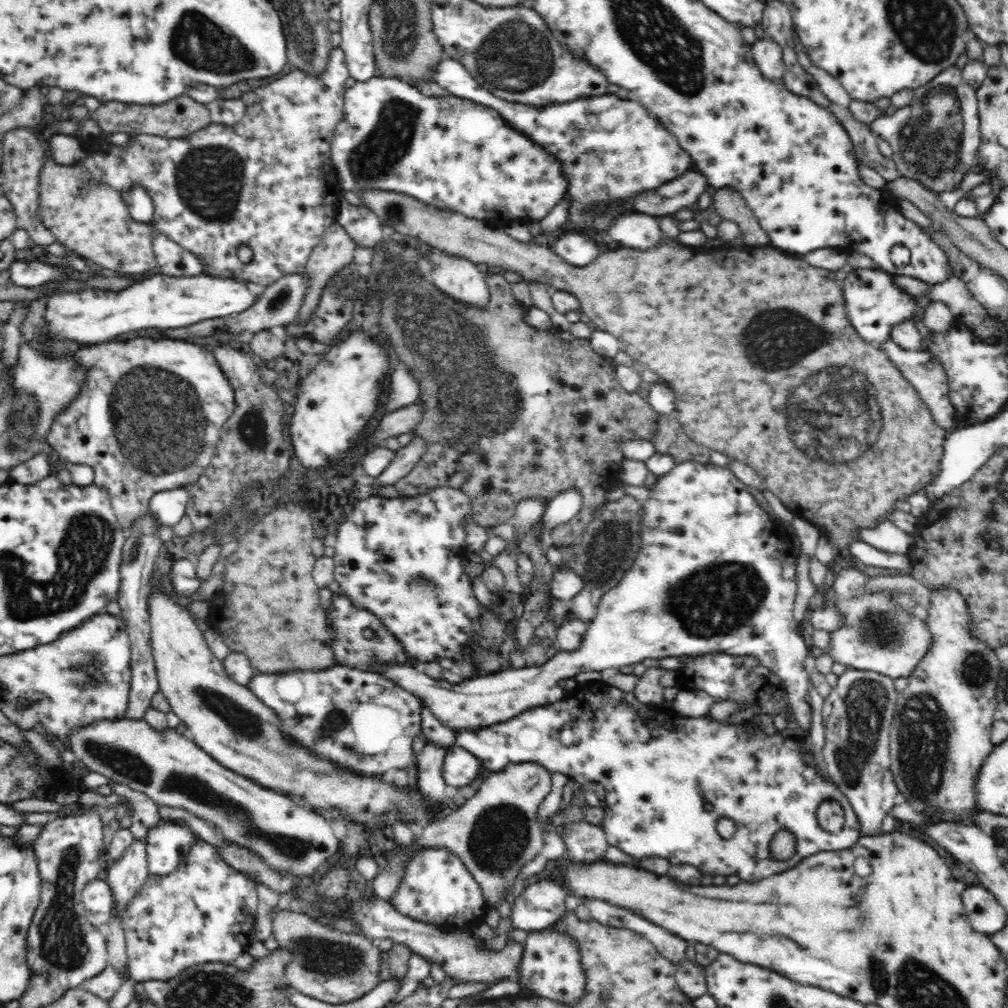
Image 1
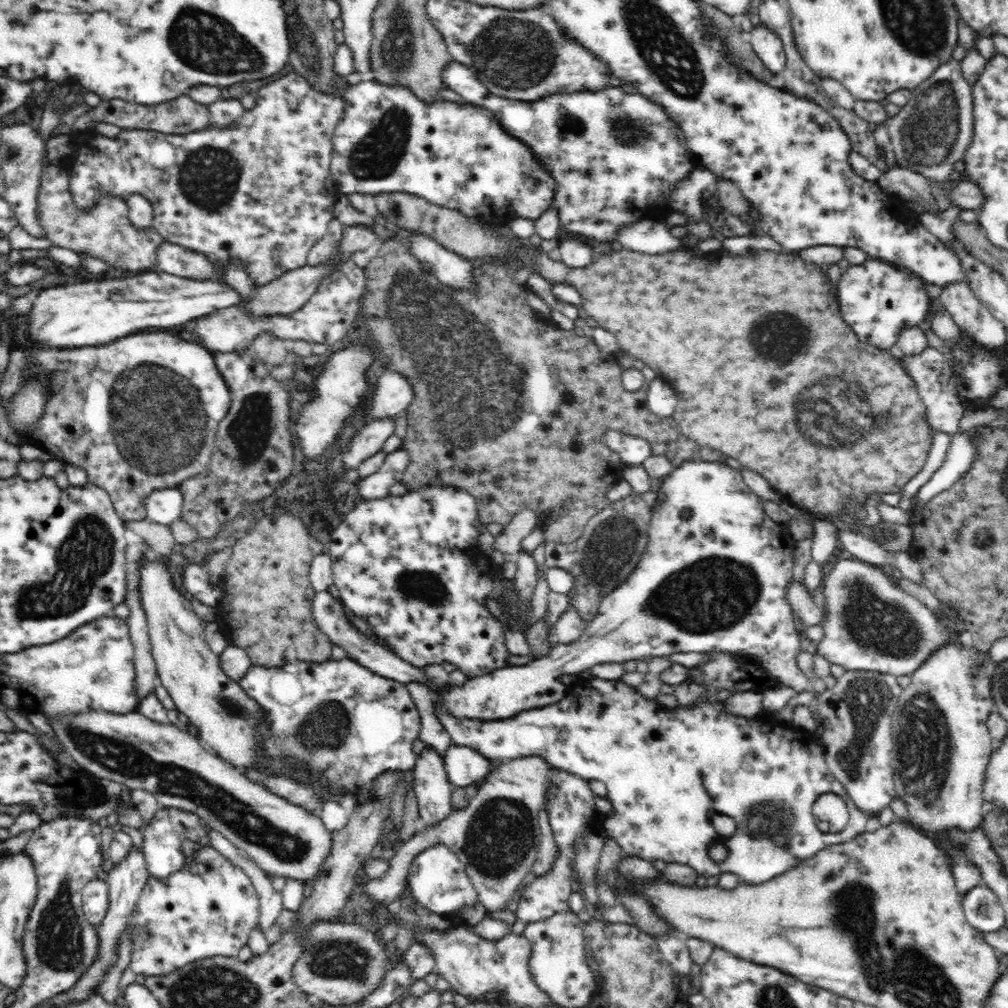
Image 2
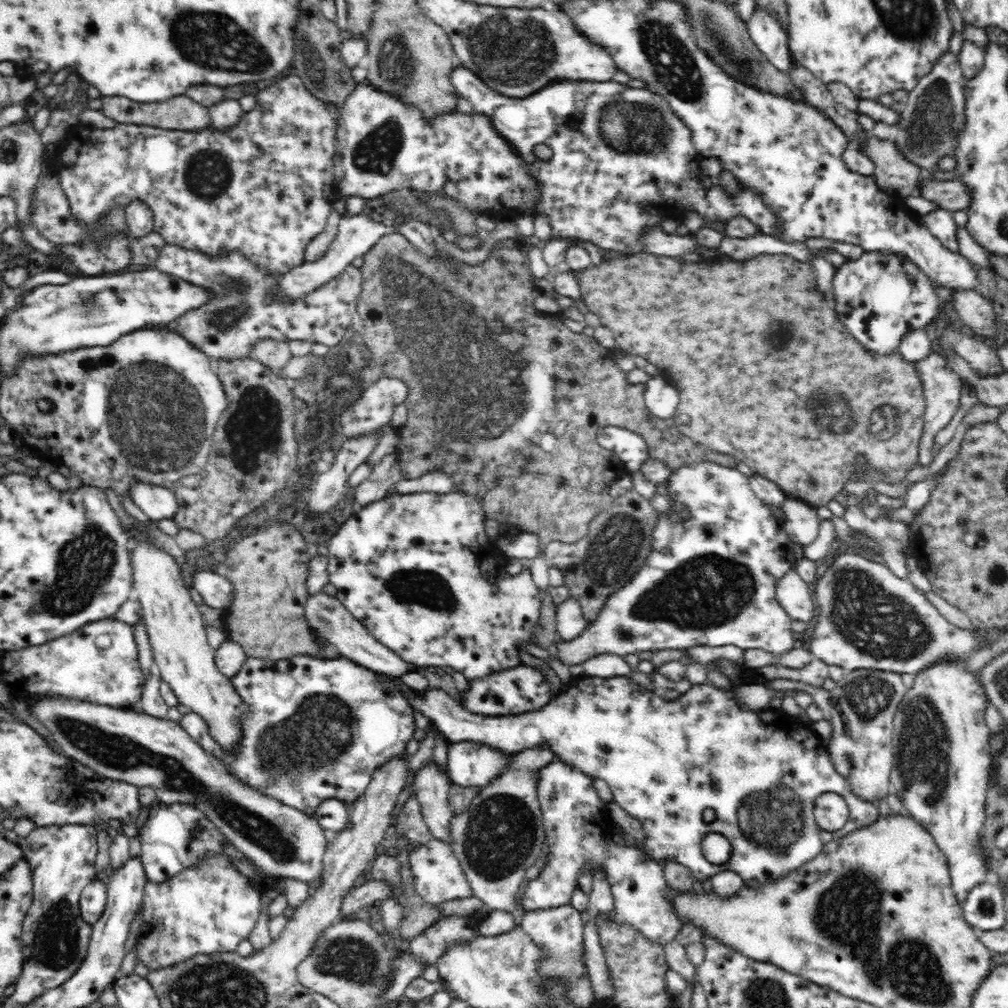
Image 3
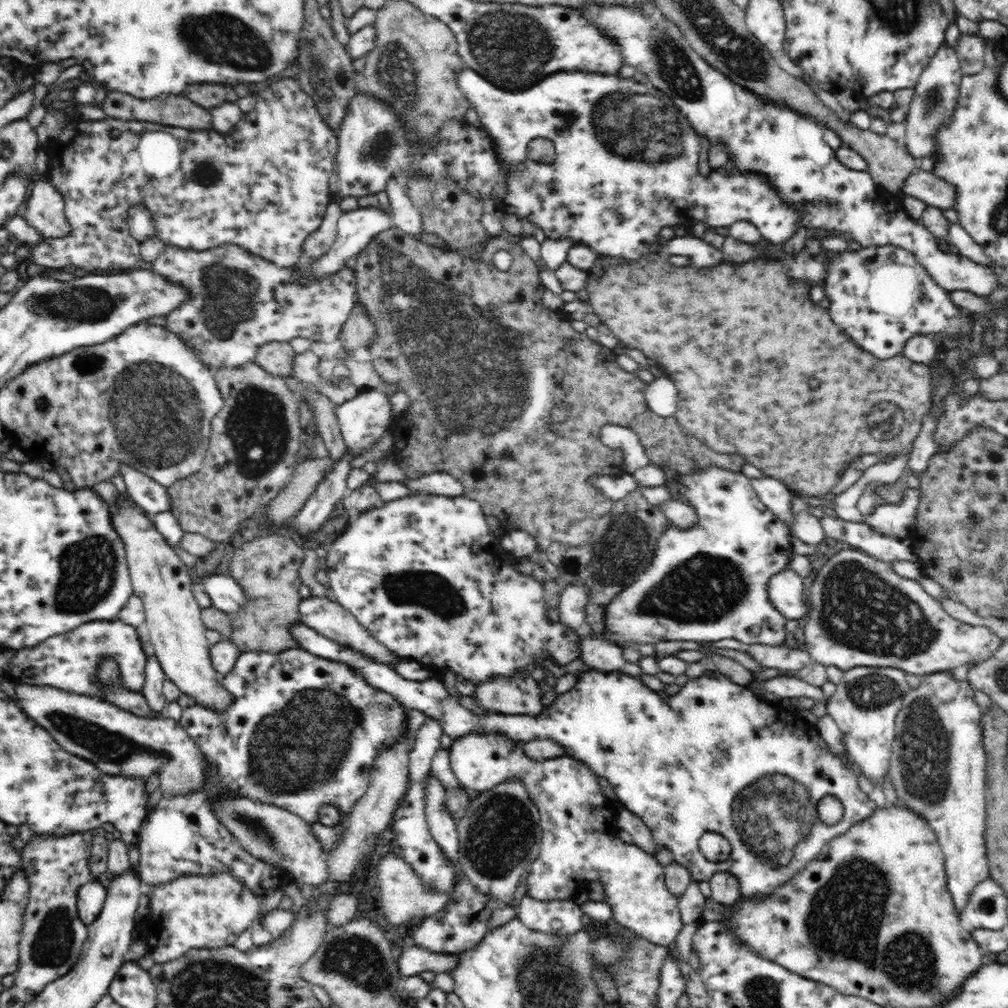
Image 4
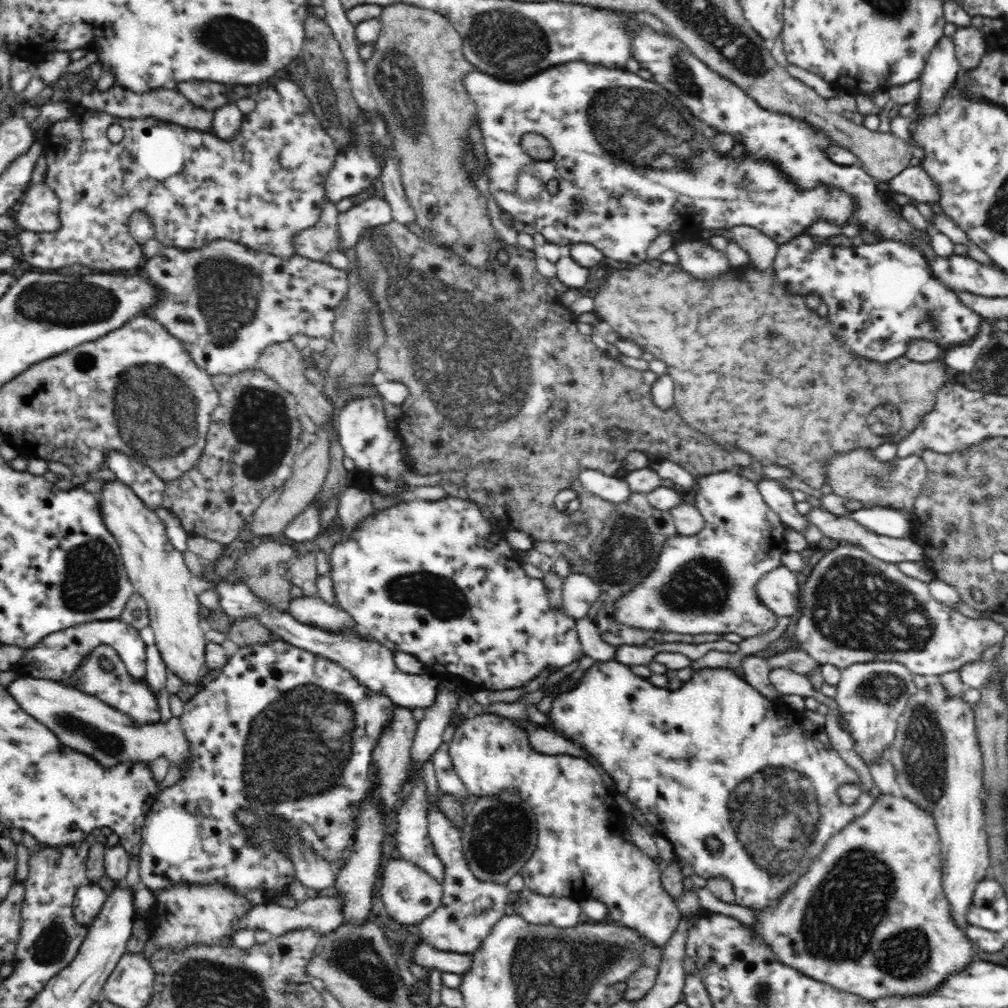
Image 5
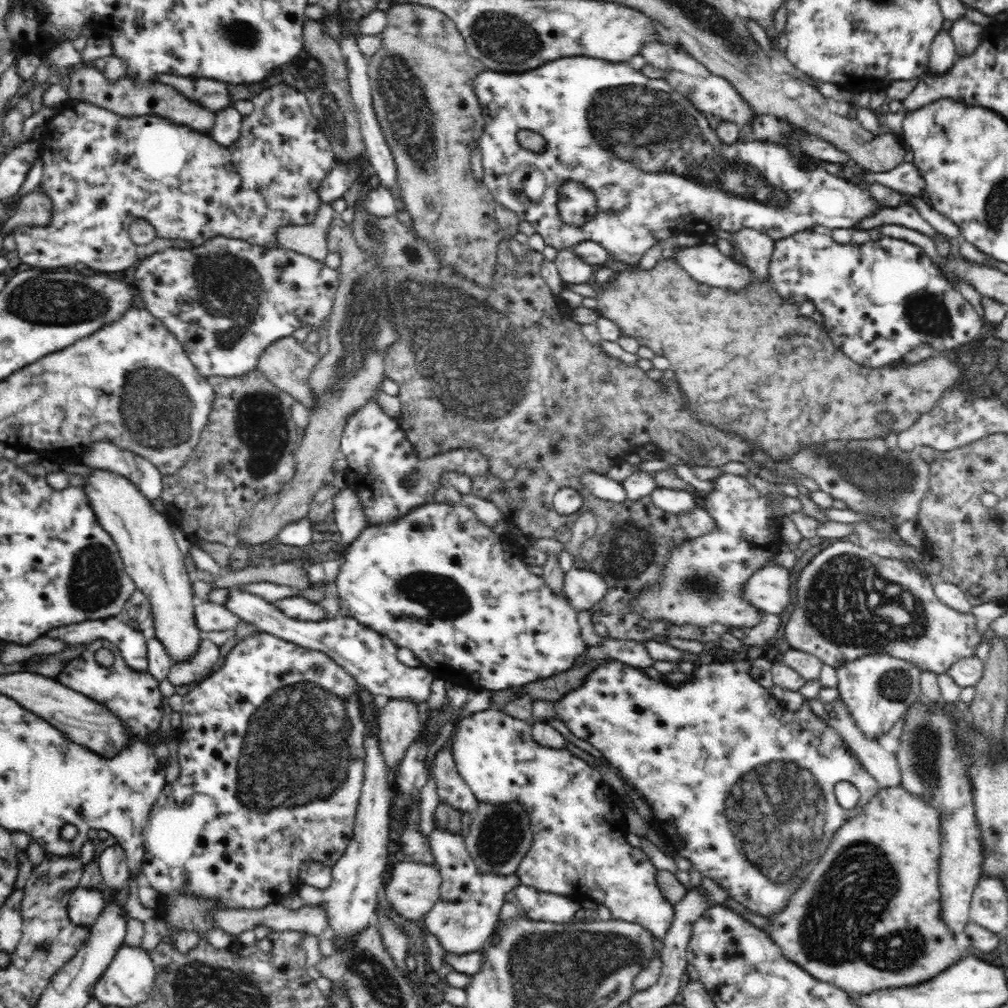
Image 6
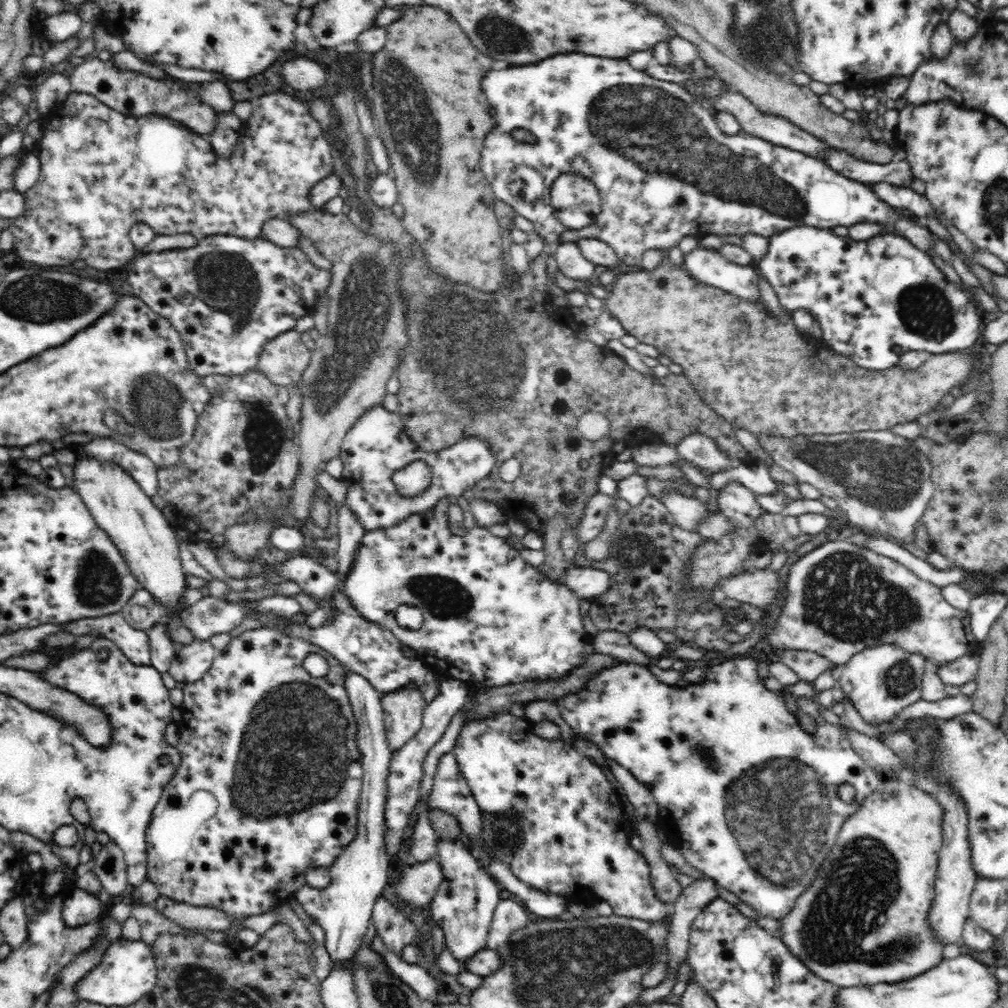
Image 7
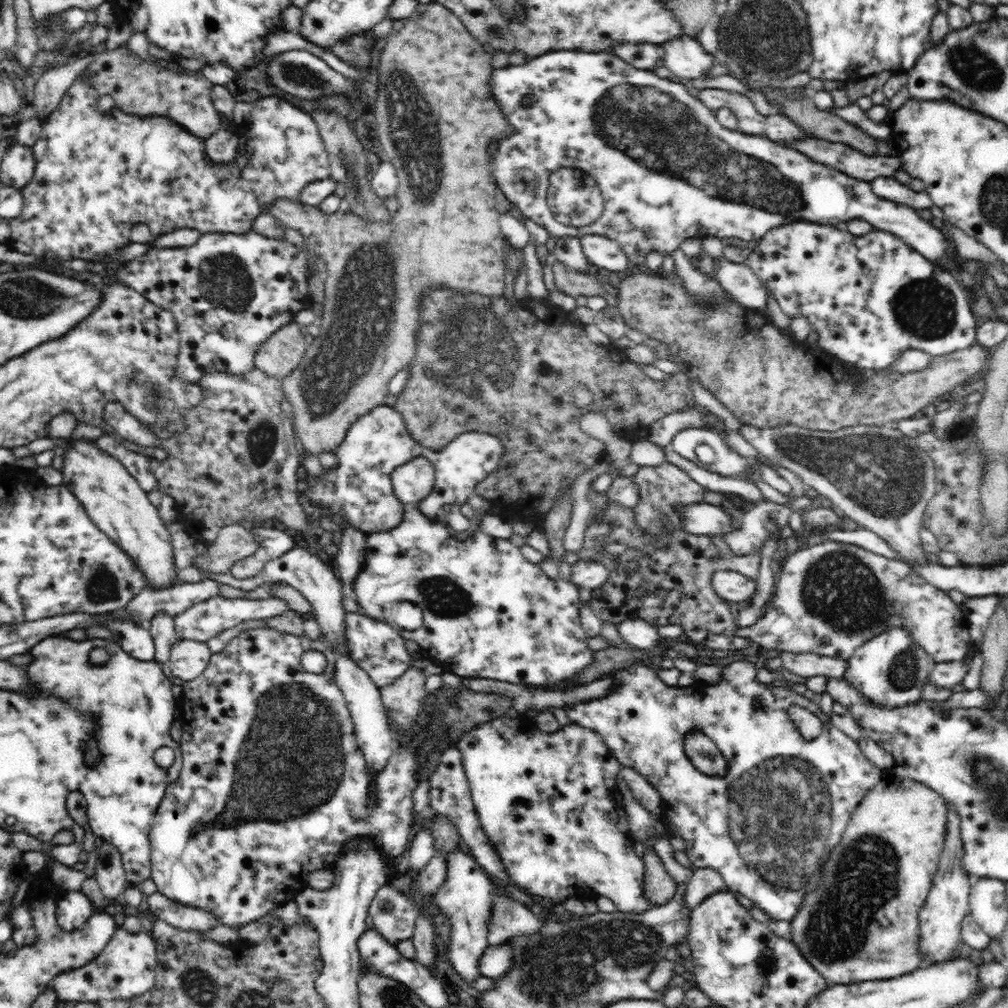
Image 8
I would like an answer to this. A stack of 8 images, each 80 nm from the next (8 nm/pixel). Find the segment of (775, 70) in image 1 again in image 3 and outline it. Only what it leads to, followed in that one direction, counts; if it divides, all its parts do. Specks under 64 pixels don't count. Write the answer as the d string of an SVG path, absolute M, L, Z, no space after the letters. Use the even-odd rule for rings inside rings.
M756 5L753 15L746 23L757 49L767 56L772 66L787 72L793 63L788 50L788 34L780 21Z

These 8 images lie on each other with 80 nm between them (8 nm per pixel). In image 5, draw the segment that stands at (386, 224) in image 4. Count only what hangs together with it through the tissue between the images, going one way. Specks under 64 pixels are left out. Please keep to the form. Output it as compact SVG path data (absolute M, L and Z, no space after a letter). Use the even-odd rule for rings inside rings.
M370 196L370 200L356 201L353 209L339 215L340 247L355 249L363 236L364 230L388 224L392 221L392 209L386 198Z

